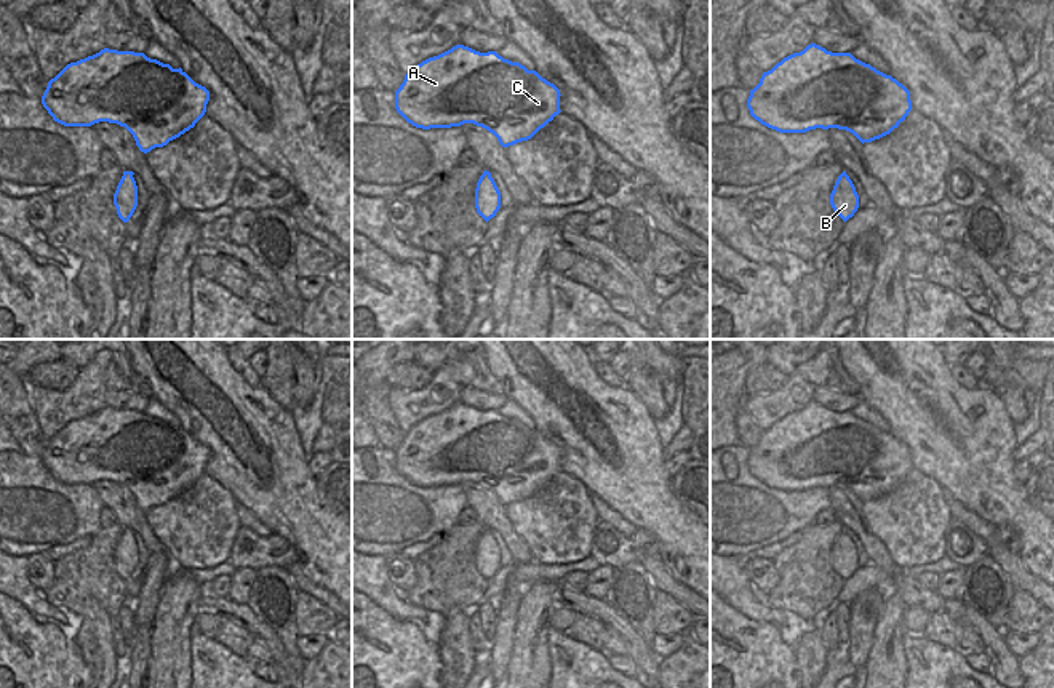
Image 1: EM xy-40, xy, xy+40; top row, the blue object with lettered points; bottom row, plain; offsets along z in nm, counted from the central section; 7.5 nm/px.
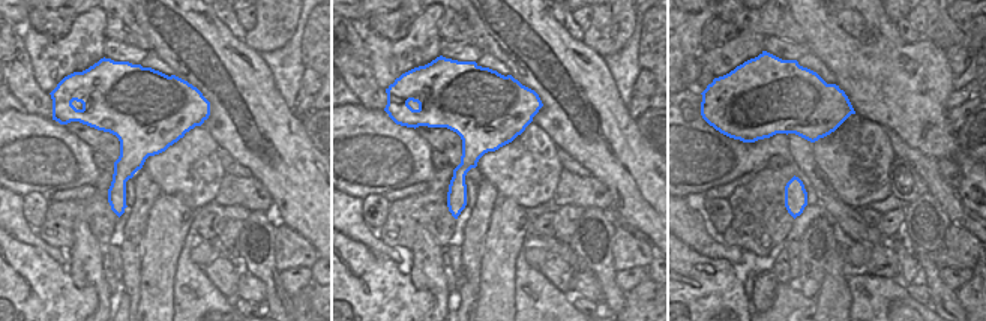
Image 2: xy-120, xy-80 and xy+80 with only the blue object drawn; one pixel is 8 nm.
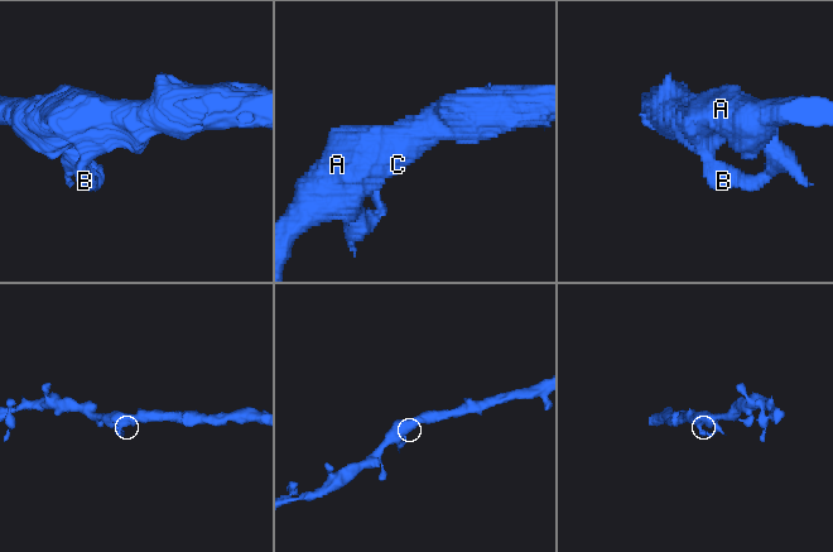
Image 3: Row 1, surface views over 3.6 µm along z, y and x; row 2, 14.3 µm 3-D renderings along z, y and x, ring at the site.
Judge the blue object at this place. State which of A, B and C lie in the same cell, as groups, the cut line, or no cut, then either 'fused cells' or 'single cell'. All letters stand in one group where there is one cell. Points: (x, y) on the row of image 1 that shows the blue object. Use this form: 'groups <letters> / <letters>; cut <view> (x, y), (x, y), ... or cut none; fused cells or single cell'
groups A B C; cut none; single cell

